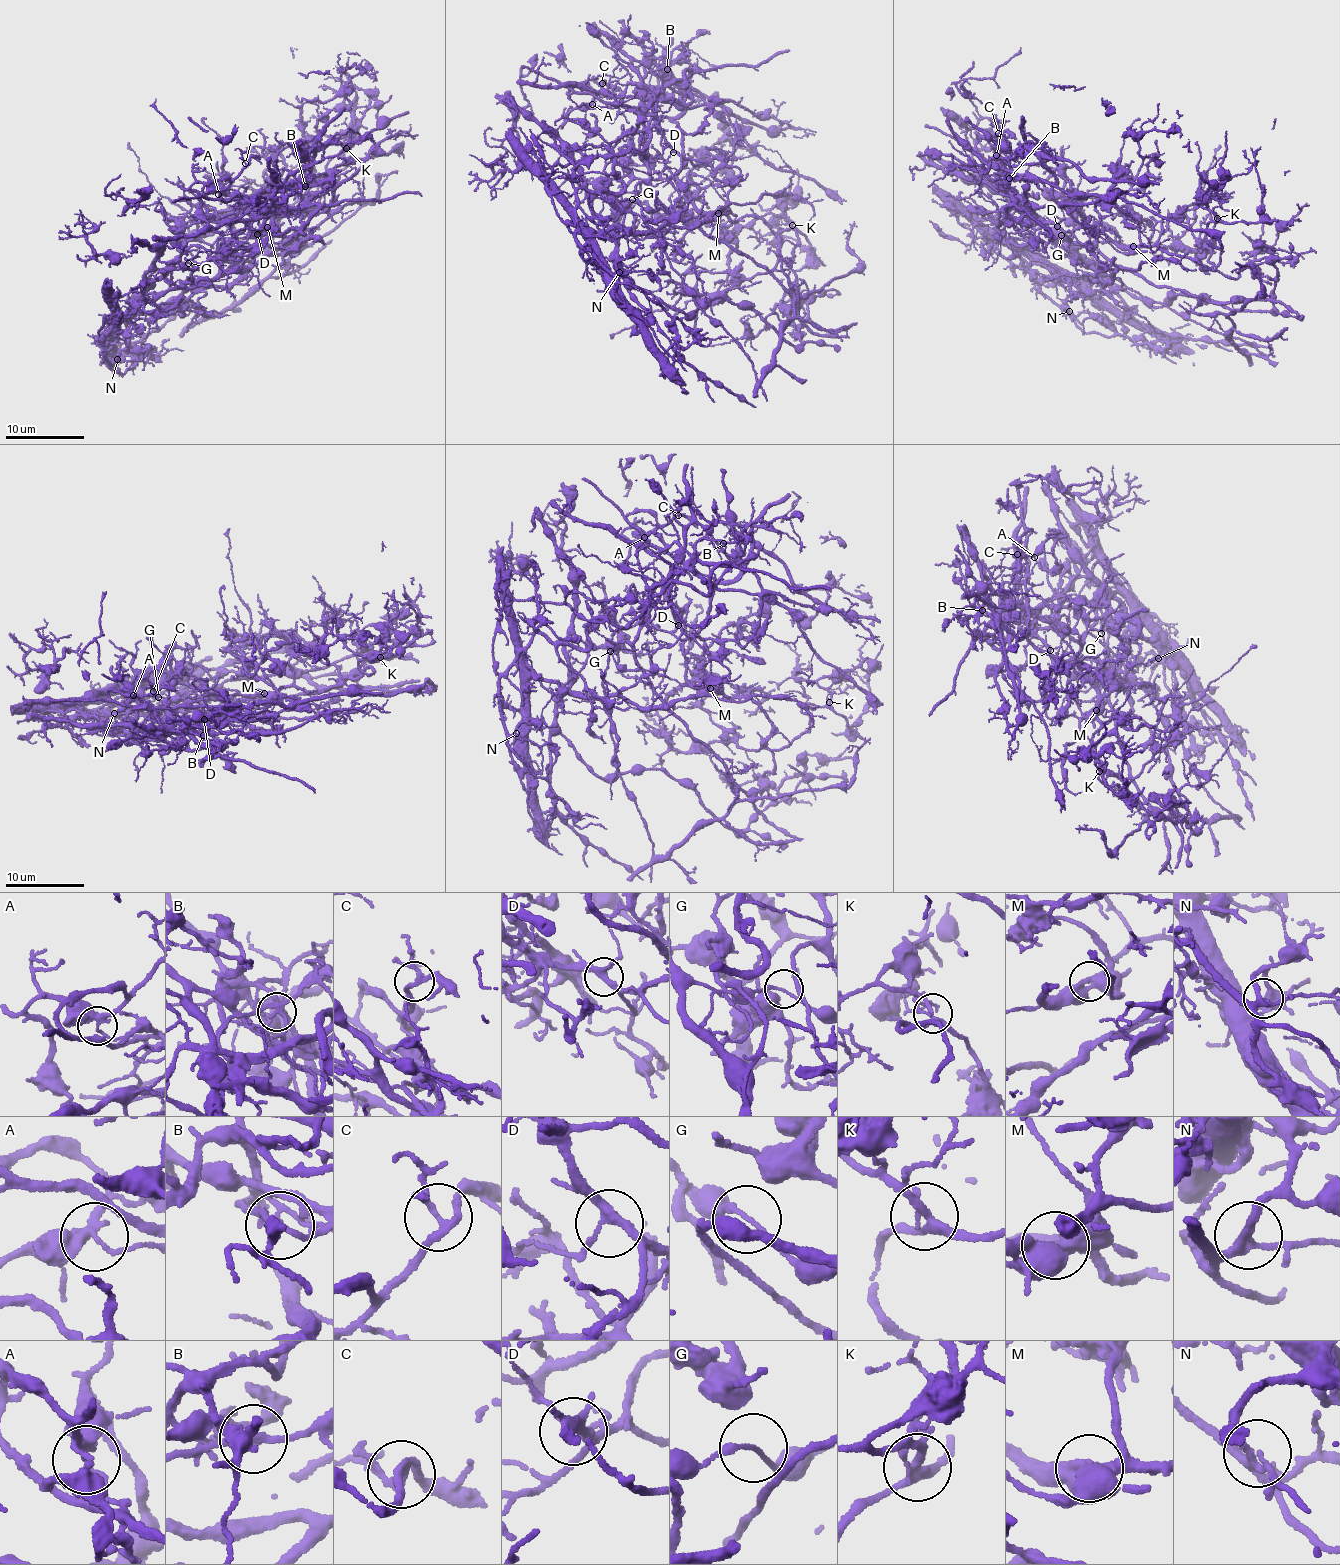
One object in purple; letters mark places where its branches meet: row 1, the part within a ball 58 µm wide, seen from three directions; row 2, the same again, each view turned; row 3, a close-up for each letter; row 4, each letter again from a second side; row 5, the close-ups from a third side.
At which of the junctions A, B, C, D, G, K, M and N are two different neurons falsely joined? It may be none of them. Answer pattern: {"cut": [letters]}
{"cut": ["A", "B", "G", "M"]}

